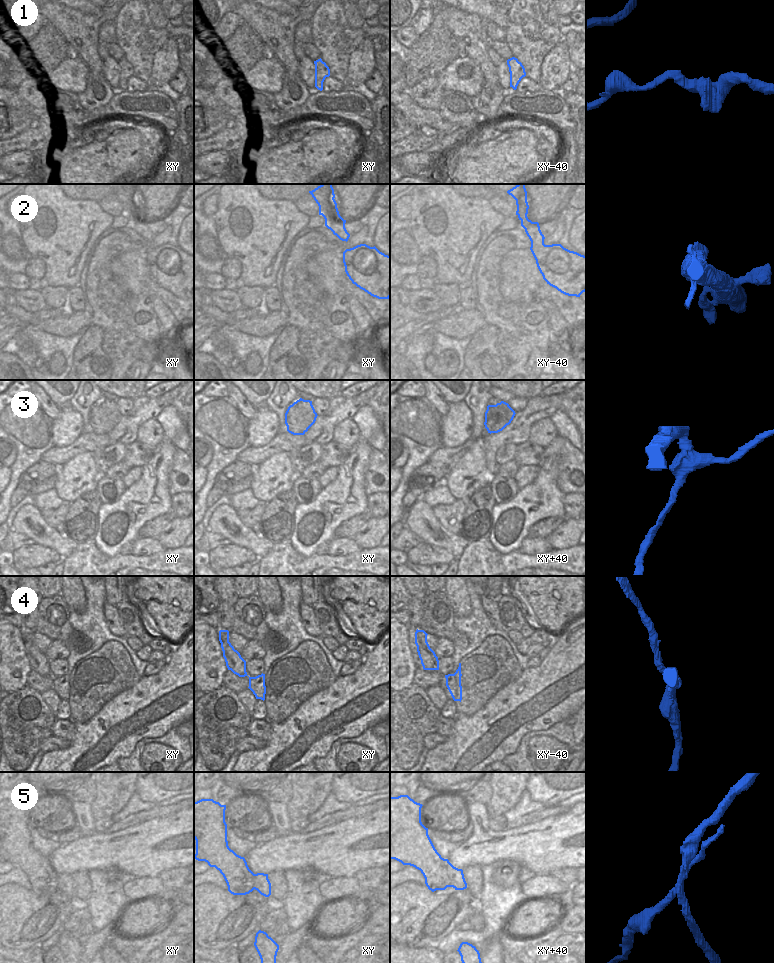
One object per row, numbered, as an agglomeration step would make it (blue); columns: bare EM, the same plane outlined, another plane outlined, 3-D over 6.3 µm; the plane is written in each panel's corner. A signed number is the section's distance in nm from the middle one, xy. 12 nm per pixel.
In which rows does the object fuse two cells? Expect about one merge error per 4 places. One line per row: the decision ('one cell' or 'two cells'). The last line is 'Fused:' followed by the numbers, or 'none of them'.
1: one cell
2: one cell
3: two cells
4: two cells
5: two cells
Fused: 3, 4, 5

